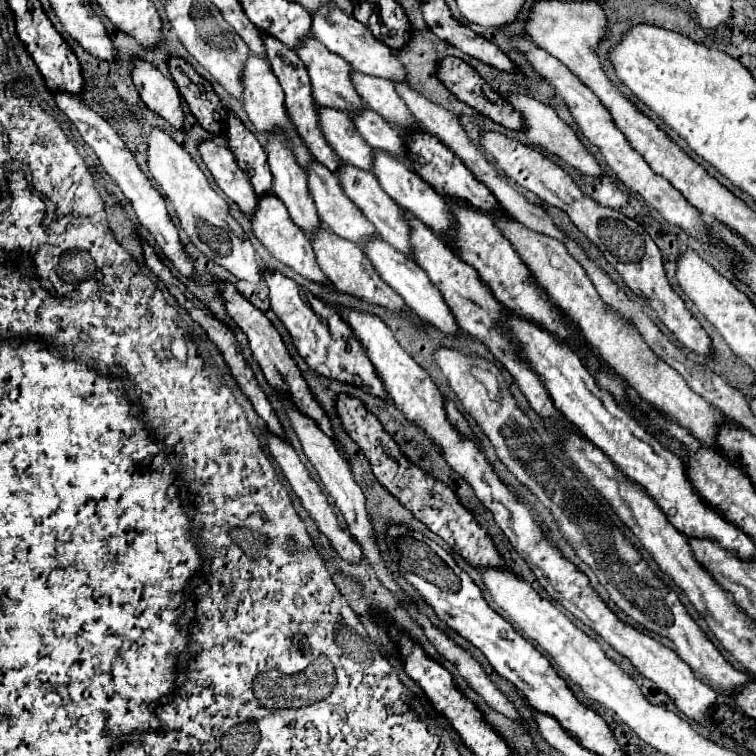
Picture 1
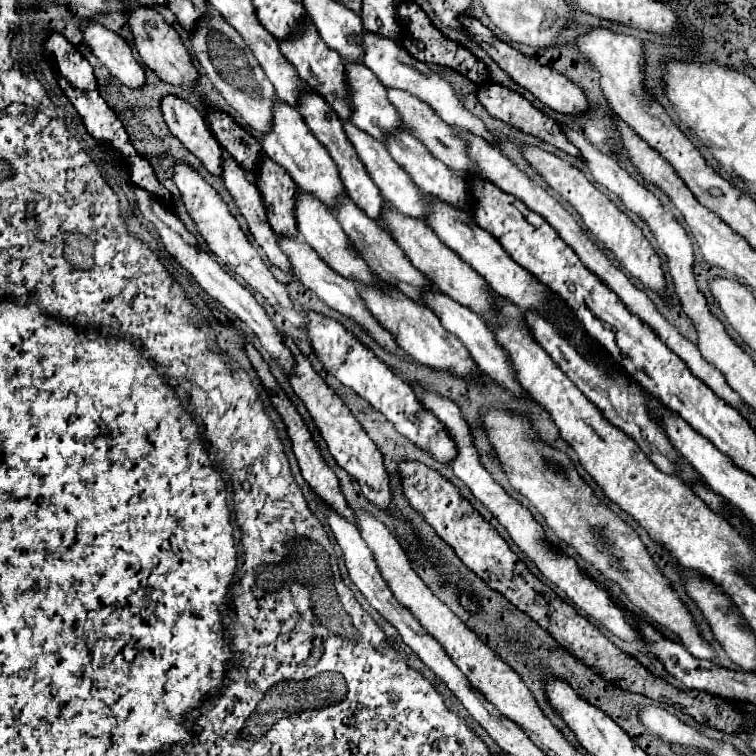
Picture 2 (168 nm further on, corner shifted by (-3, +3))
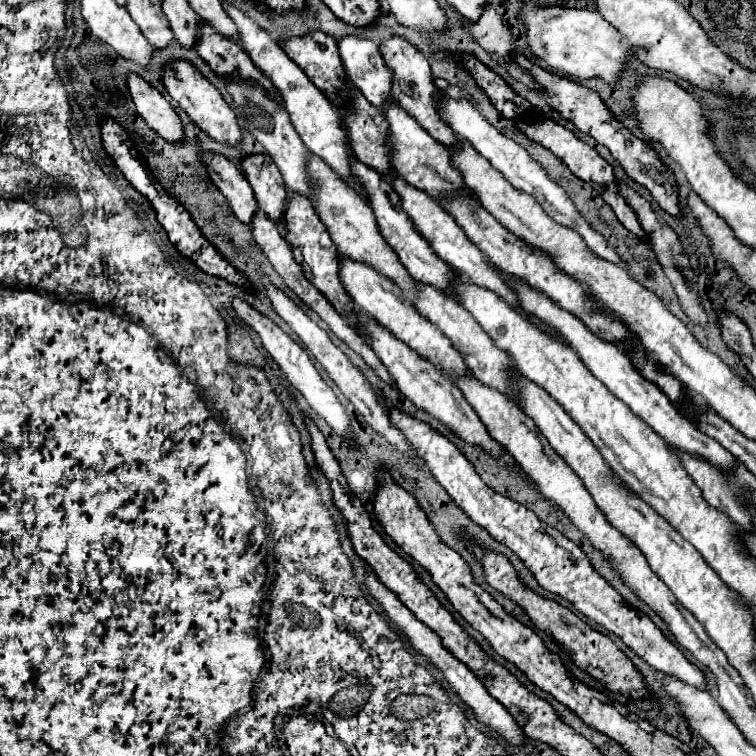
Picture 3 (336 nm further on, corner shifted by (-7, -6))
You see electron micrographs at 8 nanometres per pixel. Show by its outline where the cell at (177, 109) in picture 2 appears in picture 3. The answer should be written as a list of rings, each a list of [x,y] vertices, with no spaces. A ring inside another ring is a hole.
[[[204,153],[202,155],[206,165],[208,165],[208,173],[212,183],[220,189],[220,193],[226,197],[232,213],[238,217],[240,223],[244,225],[252,225],[252,217],[258,213],[258,203],[254,199],[252,187],[246,181],[246,177],[240,173],[240,169],[228,161],[222,155],[214,155],[214,153]]]

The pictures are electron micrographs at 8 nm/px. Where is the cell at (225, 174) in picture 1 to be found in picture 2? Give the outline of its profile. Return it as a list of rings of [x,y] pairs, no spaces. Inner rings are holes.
[[[228,154],[222,156],[222,182],[226,190],[232,194],[240,214],[246,218],[252,236],[256,238],[260,248],[266,252],[268,260],[280,270],[284,270],[286,274],[290,274],[290,266],[286,264],[288,258],[276,244],[276,236],[268,224],[264,202],[256,184],[248,180],[248,172]]]

